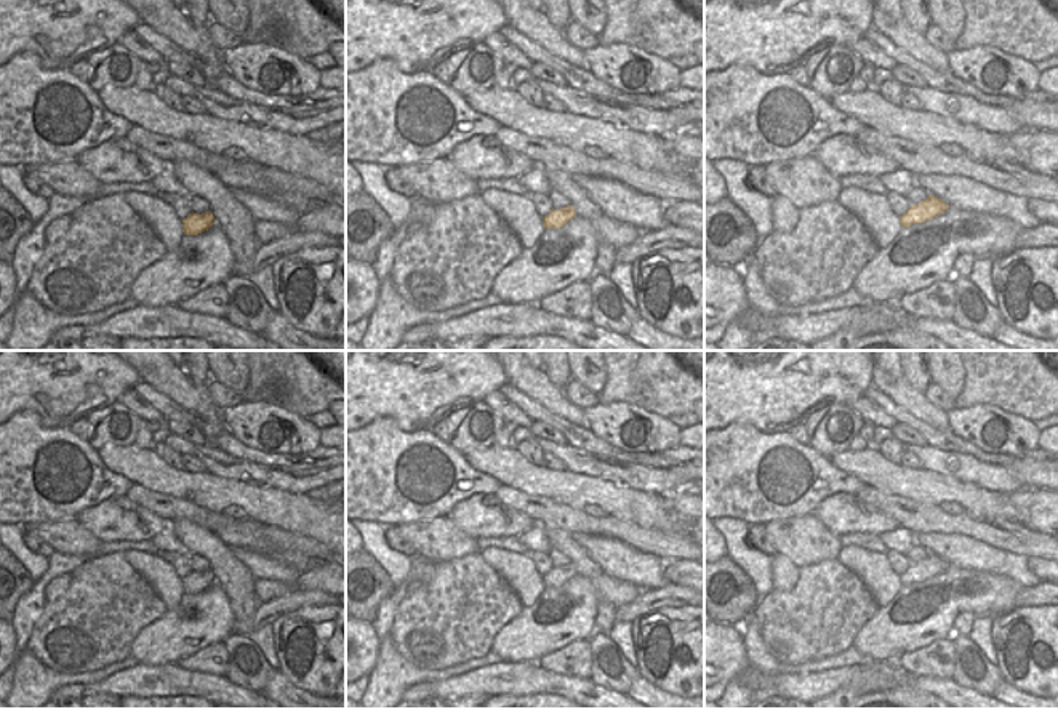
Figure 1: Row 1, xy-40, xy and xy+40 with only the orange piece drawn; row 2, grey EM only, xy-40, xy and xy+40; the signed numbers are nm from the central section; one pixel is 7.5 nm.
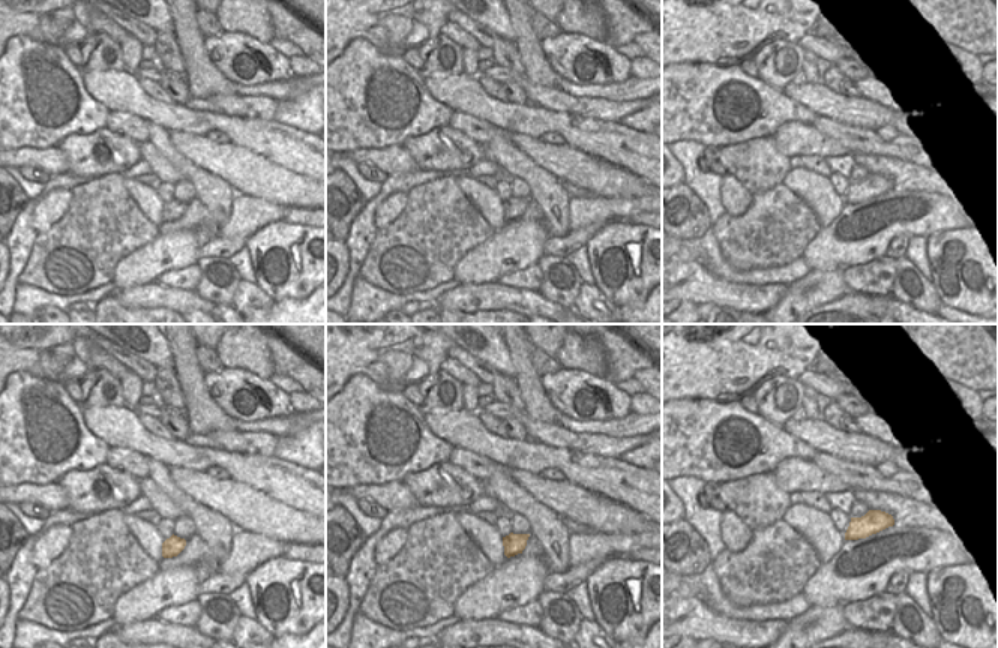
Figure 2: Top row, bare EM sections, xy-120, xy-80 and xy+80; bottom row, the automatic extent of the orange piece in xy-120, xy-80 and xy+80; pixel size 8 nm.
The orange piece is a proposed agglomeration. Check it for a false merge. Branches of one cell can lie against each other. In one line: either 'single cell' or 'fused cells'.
single cell

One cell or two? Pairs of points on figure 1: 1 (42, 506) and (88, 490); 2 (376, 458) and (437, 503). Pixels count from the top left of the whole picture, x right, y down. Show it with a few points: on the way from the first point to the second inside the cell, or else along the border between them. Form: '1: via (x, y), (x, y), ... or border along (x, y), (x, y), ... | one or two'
1: via (53, 504), (69, 504), (77, 500) | one
2: via (386, 476), (404, 498), (420, 506) | one

